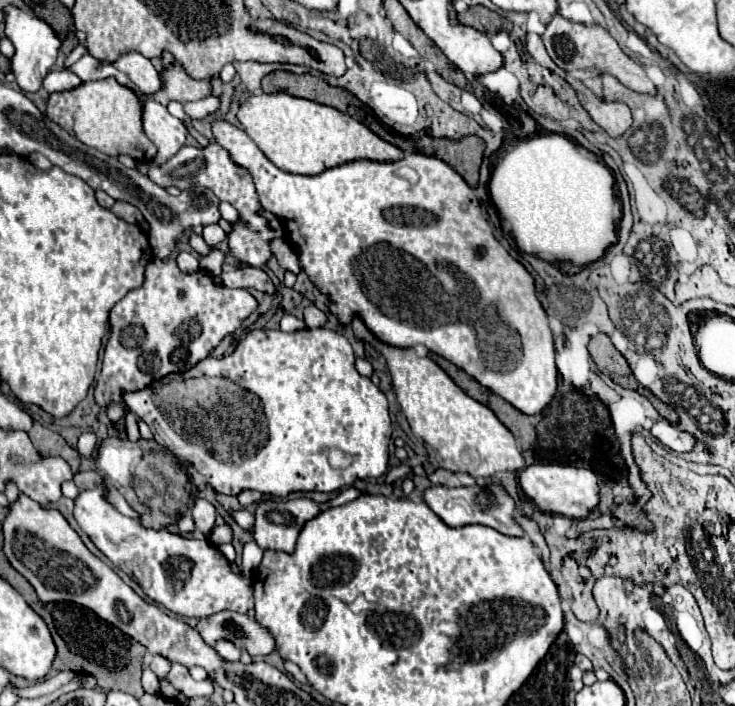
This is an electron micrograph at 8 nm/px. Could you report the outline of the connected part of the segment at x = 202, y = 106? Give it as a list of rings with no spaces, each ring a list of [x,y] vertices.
[[[208,96],[208,98],[204,98],[204,100],[198,100],[196,106],[184,104],[186,114],[188,114],[190,118],[194,118],[194,120],[206,118],[206,116],[214,114],[218,108],[220,108],[220,96]]]

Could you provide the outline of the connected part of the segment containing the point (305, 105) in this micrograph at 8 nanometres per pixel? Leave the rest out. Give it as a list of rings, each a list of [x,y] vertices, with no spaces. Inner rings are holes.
[[[286,92],[250,96],[240,104],[238,120],[256,146],[280,170],[292,174],[320,174],[326,168],[346,164],[352,160],[392,162],[404,158],[404,152],[394,144],[378,138],[370,128],[352,116],[306,98],[296,98]]]

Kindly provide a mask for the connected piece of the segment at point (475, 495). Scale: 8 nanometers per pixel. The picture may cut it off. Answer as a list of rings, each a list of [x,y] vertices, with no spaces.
[[[486,484],[486,486],[460,486],[460,488],[446,488],[446,486],[430,486],[424,492],[426,504],[448,524],[448,526],[464,526],[464,524],[482,524],[490,526],[506,536],[524,536],[522,526],[514,518],[514,500],[500,484]]]

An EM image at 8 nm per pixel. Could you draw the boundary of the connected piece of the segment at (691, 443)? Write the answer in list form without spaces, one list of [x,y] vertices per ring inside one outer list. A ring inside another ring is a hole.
[[[660,420],[650,428],[652,436],[658,440],[666,440],[670,444],[688,444],[688,450],[694,450],[696,446],[696,438],[684,430],[678,430],[676,426],[672,426],[668,420]]]

